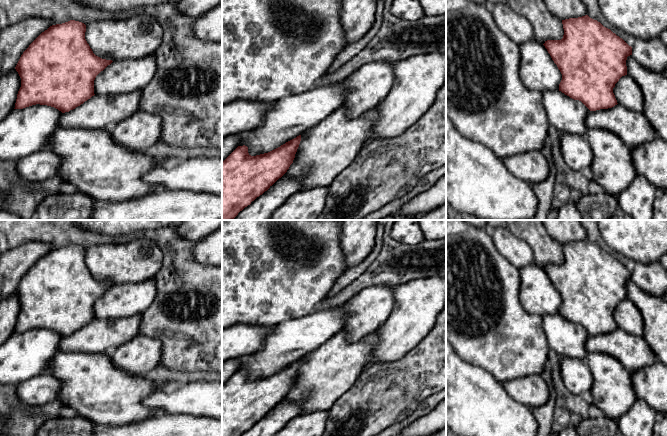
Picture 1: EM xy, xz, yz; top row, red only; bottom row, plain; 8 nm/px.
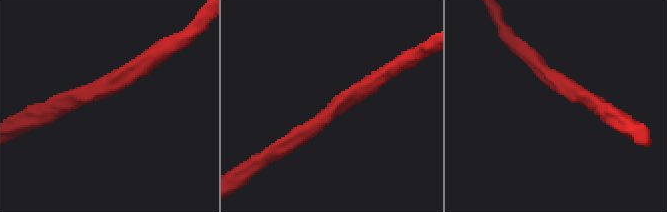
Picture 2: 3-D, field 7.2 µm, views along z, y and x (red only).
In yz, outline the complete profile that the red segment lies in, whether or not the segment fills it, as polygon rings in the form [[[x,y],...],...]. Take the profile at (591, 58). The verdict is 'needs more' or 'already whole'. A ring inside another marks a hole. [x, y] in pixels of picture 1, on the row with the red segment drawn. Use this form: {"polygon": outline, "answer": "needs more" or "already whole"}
{"polygon": [[[588,15],[562,20],[564,35],[561,40],[547,40],[543,44],[562,74],[559,91],[574,100],[581,101],[590,111],[608,109],[617,105],[613,93],[615,84],[627,75],[626,60],[632,55],[632,47],[622,38]]], "answer": "already whole"}

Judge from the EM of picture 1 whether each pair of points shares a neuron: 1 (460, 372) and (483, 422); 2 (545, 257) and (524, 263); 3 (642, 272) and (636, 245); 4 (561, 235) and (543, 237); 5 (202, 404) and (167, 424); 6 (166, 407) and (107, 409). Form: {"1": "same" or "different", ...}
{"1": "same", "2": "different", "3": "different", "4": "different", "5": "different", "6": "different"}

